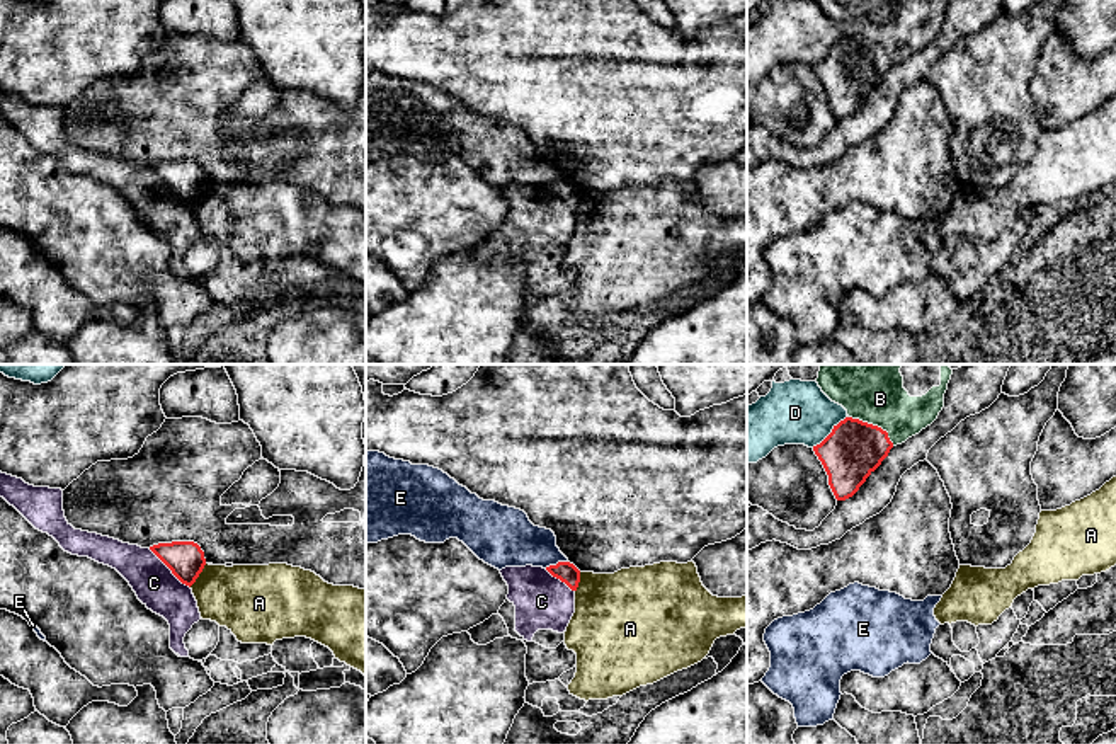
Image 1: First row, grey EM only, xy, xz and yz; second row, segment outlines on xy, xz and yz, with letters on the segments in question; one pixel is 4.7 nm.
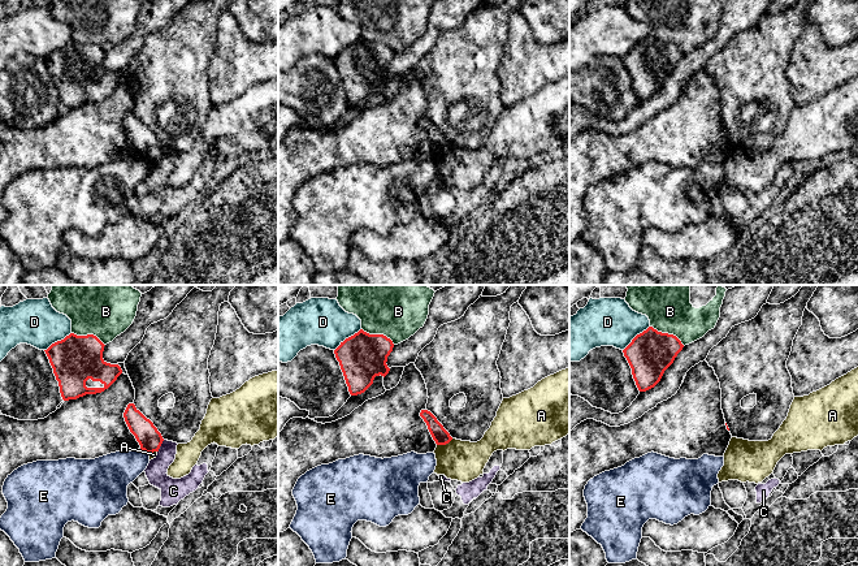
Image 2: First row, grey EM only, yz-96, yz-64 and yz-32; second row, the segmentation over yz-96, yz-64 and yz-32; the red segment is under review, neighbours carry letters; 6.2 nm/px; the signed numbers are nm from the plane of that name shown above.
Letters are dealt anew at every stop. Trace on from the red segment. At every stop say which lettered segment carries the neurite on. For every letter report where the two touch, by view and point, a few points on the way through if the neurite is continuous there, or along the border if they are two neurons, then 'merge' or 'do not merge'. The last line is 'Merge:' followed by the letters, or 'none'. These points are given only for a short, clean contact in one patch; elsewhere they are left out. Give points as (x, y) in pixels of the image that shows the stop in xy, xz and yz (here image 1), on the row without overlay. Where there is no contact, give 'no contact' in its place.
A: meets red in xy at (198, 194); border along xy (206, 183), (189, 205); do not merge
B: meets red in yz at (875, 45); do not merge
C: meets red in xy at (169, 186); do not merge
D: meets red in yz at (831, 51); do not merge
E: meets red in xz at (557, 183); do not merge
Merge: none

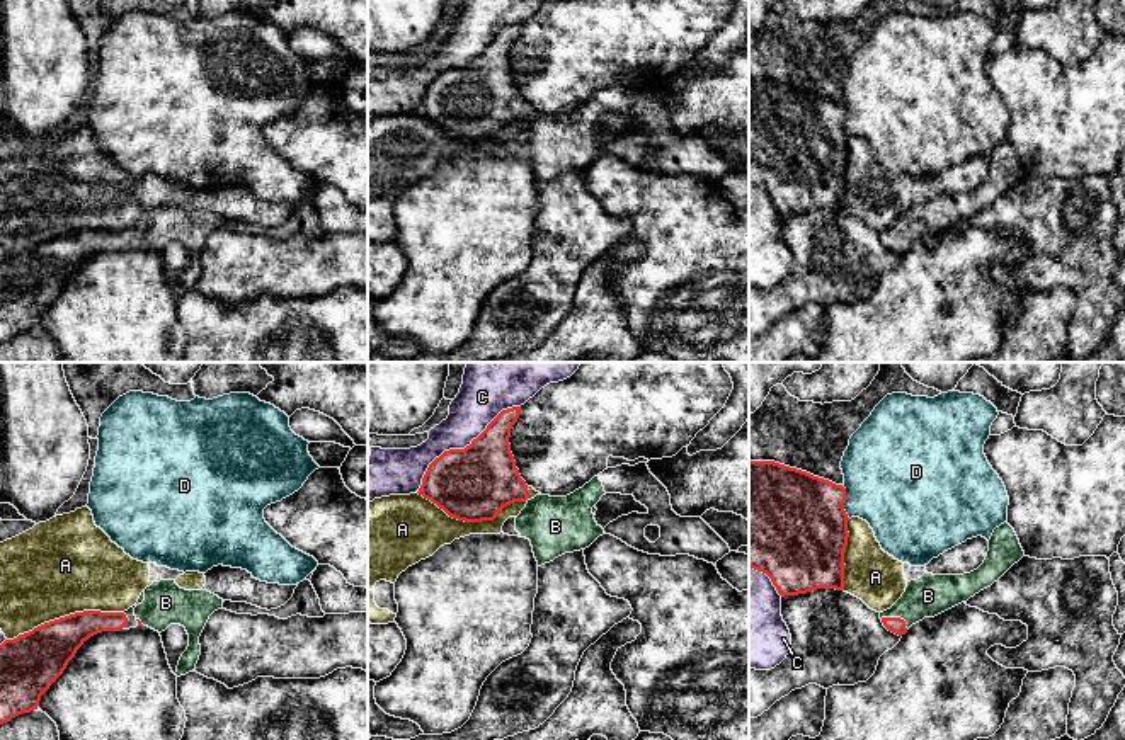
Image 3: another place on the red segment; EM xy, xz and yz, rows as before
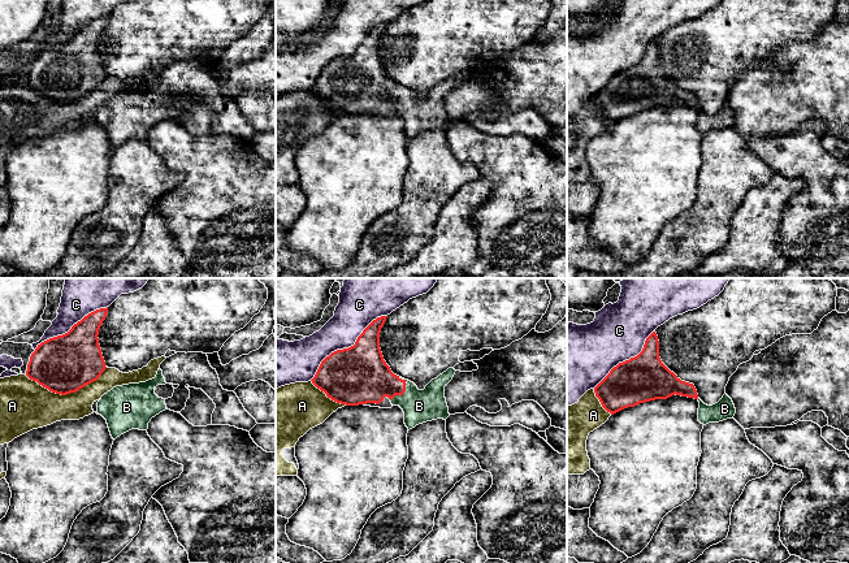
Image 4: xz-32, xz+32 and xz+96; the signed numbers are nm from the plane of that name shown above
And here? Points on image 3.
A: meets red in xz at (473, 140); do not merge
B: meets red in yz at (896, 237); runs through yz (896, 244), (896, 237), (928, 215); merge
C: meets red in xz at (460, 68); do not merge
D: meets red in yz at (845, 119); do not merge
Merge: B

